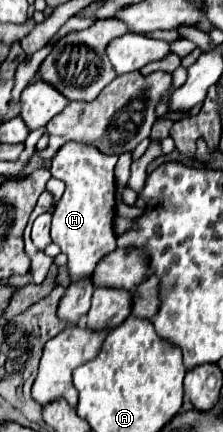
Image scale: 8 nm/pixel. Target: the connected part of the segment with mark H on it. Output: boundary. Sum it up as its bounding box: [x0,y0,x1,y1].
[52,143,118,281]

